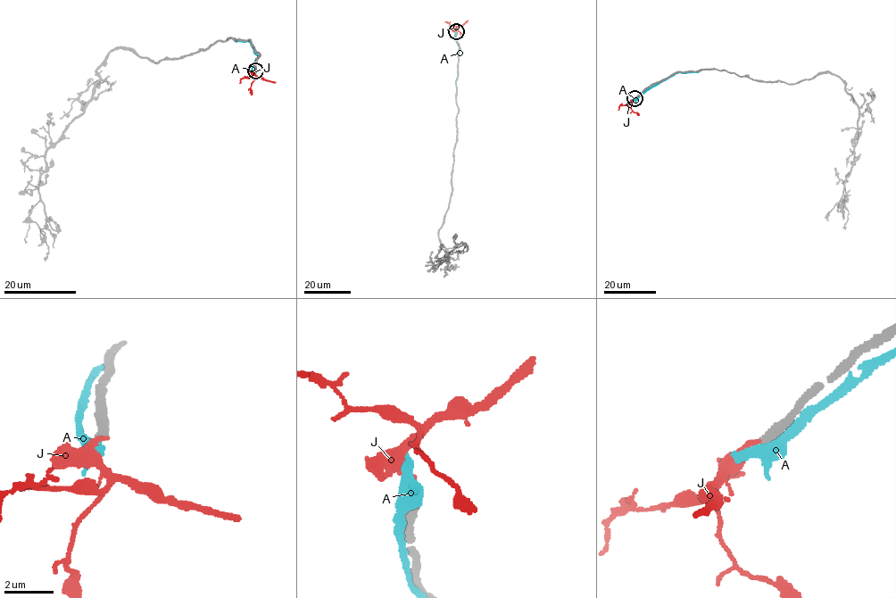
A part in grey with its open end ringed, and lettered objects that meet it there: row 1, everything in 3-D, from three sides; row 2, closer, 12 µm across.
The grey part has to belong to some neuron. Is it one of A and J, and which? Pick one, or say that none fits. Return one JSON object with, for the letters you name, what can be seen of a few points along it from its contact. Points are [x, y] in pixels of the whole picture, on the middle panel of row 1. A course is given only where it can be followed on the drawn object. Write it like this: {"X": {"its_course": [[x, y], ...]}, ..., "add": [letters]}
{"add": ["J"]}

